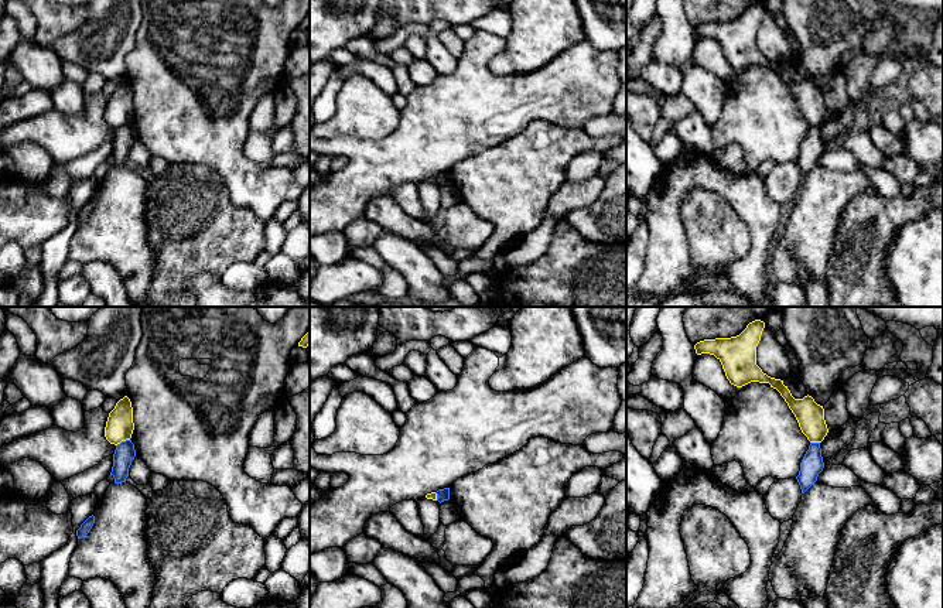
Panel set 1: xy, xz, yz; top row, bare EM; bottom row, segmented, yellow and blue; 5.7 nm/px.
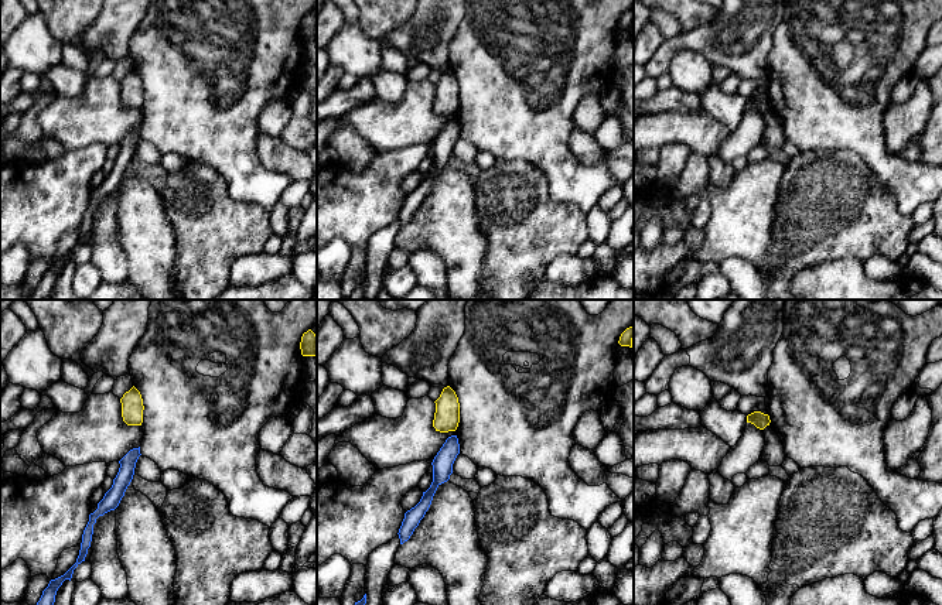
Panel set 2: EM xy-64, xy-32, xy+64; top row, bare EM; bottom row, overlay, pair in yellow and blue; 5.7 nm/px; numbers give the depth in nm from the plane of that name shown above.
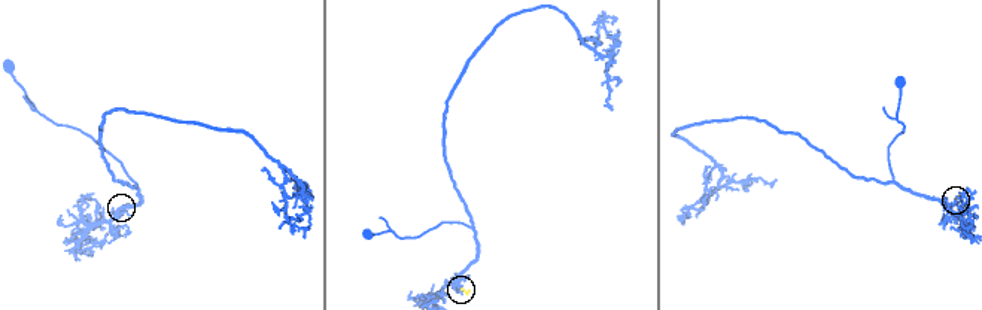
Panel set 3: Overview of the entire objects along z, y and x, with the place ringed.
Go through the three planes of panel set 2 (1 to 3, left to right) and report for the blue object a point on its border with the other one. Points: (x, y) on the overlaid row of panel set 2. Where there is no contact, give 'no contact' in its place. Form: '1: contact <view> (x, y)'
1: no contact
2: no contact
3: no contact

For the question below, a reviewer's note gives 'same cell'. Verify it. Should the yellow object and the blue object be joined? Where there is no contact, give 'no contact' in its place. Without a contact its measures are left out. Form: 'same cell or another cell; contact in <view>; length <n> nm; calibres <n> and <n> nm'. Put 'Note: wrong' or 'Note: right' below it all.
another cell; contact in xy; length 90 nm; calibres 160 and 120 nm
Note: wrong

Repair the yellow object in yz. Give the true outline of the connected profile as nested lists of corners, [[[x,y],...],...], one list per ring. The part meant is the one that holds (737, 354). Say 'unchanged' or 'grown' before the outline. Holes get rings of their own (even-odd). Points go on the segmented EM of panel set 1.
unchanged; [[[755,320],[737,337],[704,339],[694,345],[696,353],[714,355],[722,365],[731,385],[742,387],[751,382],[769,383],[795,414],[802,433],[810,443],[821,443],[828,433],[824,409],[812,396],[795,399],[783,380],[768,376],[756,365],[756,346],[765,322]]]

